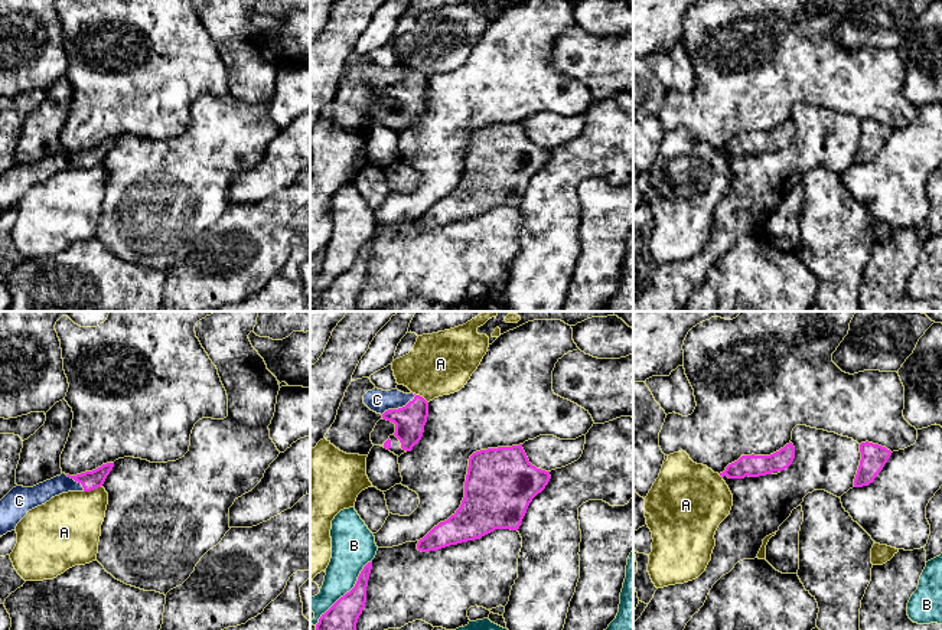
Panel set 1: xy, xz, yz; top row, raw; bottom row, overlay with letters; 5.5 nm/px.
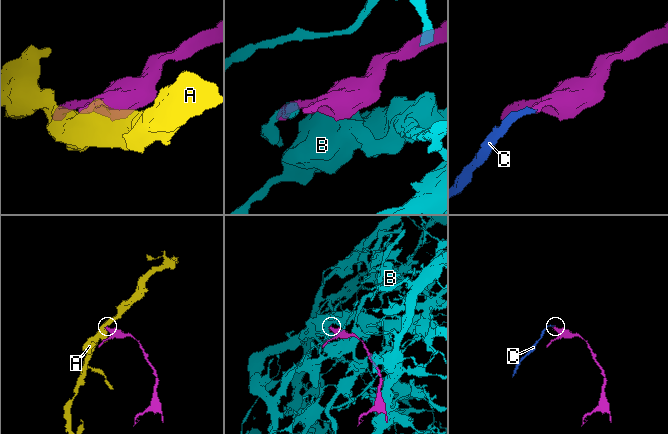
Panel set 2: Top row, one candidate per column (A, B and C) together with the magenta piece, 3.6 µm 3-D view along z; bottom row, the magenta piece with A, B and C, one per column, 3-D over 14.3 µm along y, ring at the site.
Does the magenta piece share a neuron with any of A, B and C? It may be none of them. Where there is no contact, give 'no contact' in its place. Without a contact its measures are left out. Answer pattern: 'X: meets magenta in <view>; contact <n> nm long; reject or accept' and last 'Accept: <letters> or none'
A: meets magenta in xy; contact 110 nm long; reject
B: meets magenta in xz; contact 480 nm long; reject
C: meets magenta in xz; contact 220 nm long; accept
Accept: C

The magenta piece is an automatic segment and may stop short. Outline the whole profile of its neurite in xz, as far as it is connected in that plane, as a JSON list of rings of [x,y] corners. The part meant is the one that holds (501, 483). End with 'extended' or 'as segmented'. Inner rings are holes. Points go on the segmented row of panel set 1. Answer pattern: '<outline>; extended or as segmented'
[[[522,444],[473,453],[460,507],[420,539],[417,549],[437,551],[495,529],[518,531],[529,503],[550,479],[550,471],[529,463]]]; as segmented

